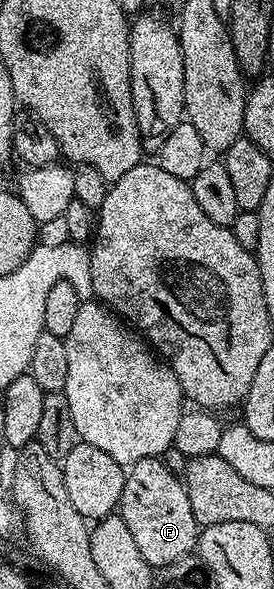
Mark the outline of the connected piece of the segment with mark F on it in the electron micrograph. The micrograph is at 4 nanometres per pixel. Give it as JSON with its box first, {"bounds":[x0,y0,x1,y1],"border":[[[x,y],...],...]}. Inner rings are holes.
{"bounds":[119,458,199,569],"border":[[[164,458],[144,459],[126,470],[119,514],[131,529],[139,553],[160,569],[179,561],[196,548],[199,526],[191,509],[191,500],[182,476],[167,469]]]}

